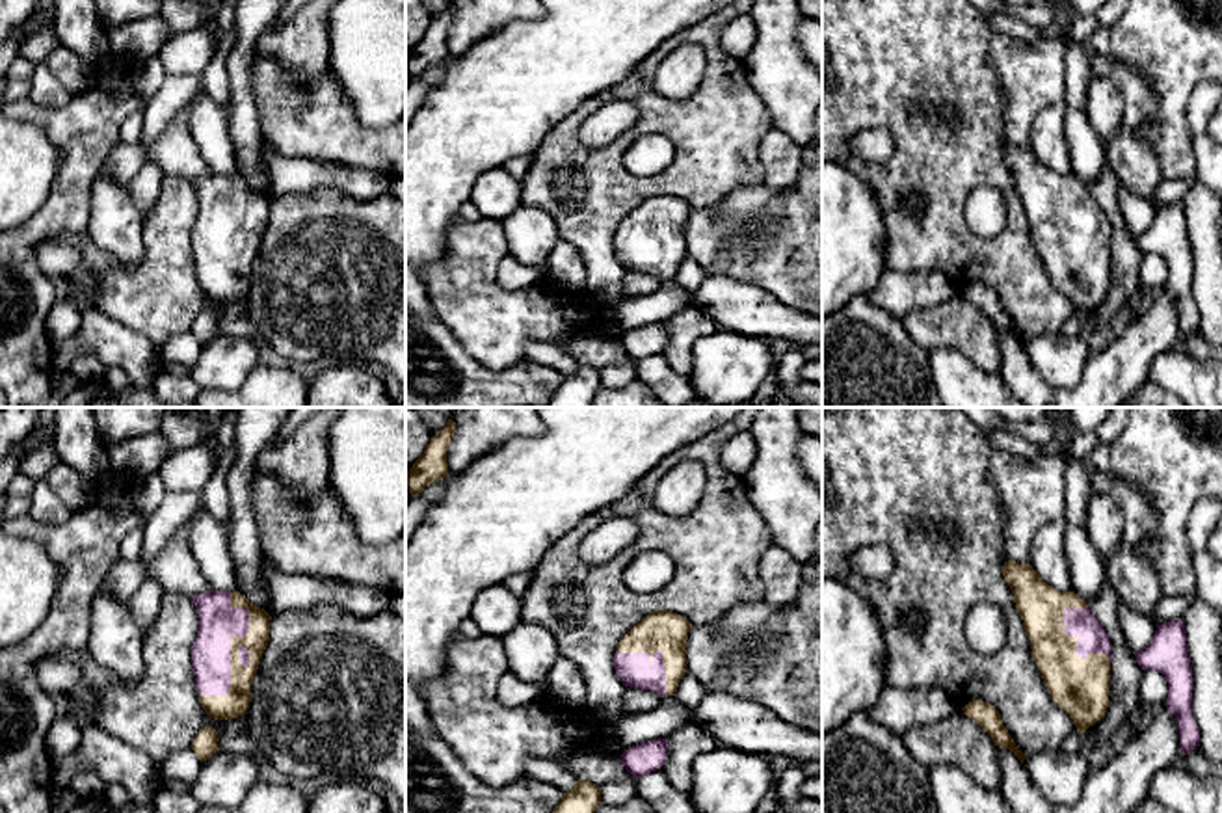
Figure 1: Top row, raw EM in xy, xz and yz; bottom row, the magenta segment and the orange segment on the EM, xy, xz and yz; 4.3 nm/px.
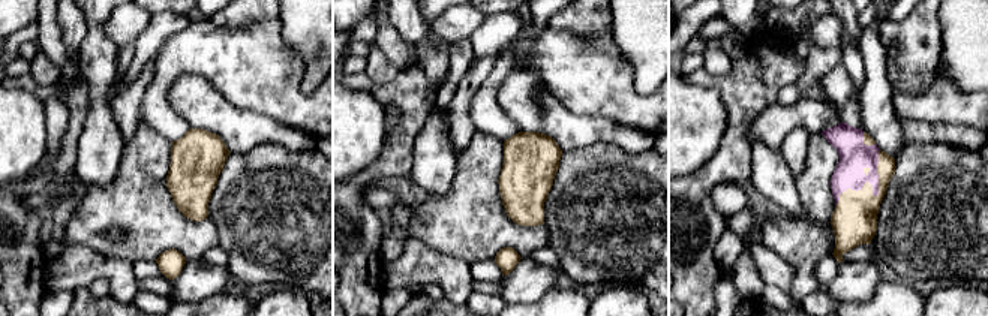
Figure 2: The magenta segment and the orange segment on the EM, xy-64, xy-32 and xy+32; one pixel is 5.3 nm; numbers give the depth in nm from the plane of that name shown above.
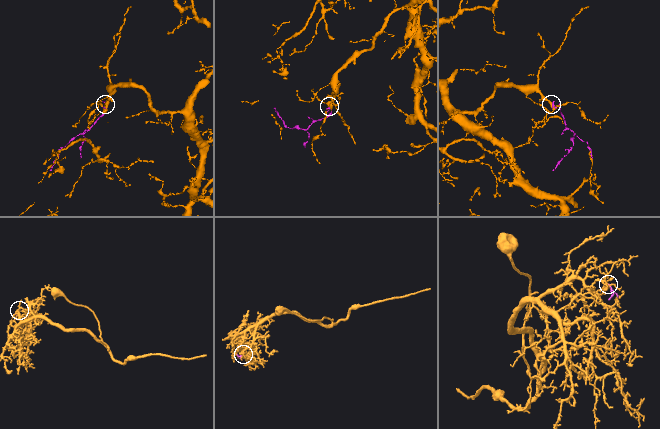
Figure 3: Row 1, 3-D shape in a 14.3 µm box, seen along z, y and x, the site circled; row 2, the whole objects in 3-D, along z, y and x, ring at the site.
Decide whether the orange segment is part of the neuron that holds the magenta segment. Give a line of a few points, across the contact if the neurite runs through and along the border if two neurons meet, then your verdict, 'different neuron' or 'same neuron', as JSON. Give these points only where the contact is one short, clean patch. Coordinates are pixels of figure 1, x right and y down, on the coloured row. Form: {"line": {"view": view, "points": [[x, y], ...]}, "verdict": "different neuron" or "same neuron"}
{"verdict": "same neuron"}

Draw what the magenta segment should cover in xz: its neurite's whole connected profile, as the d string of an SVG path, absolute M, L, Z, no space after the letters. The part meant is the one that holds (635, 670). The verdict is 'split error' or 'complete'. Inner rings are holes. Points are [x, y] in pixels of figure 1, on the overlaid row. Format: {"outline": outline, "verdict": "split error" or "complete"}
{"outline": "M655 610L616 646L614 670L625 686L675 696L686 673L686 640L692 623L671 610Z", "verdict": "split error"}

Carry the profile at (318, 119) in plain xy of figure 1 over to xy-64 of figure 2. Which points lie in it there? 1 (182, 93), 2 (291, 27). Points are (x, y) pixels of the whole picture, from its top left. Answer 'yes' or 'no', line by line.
1: no
2: no

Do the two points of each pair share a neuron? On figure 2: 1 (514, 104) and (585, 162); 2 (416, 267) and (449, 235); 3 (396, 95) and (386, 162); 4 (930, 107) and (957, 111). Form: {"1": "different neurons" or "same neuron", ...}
{"1": "different neurons", "2": "different neurons", "3": "same neuron", "4": "same neuron"}

